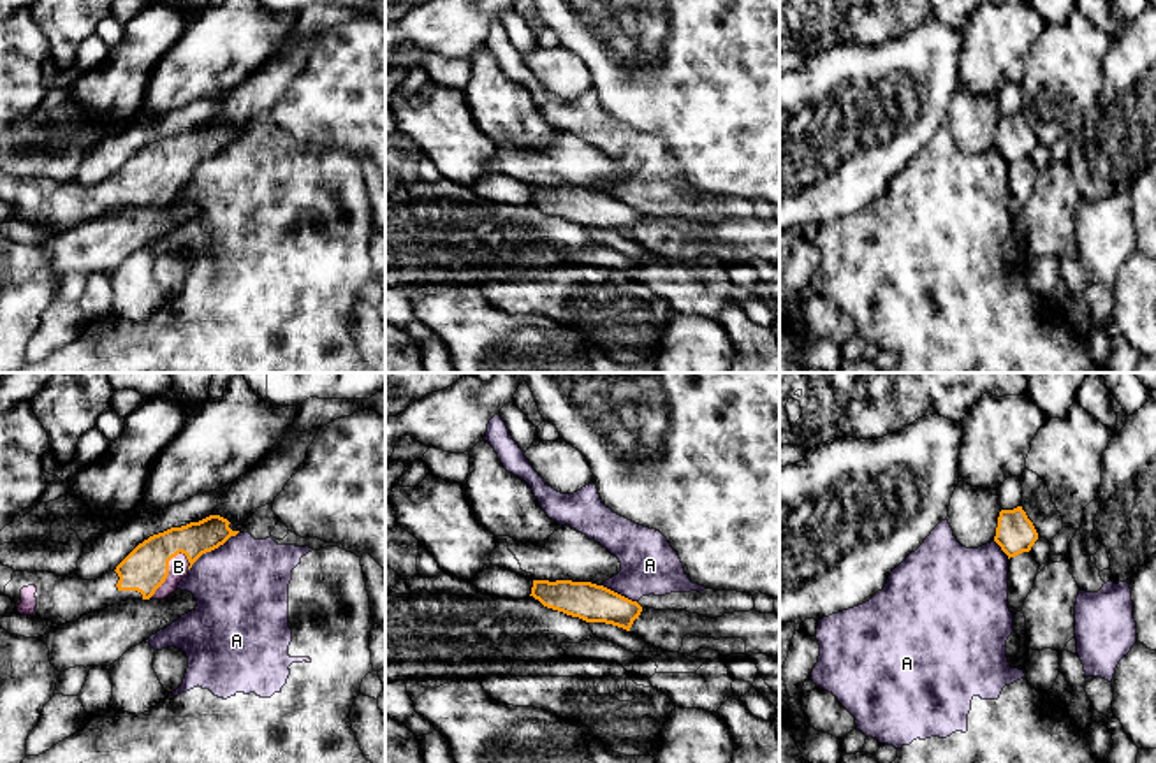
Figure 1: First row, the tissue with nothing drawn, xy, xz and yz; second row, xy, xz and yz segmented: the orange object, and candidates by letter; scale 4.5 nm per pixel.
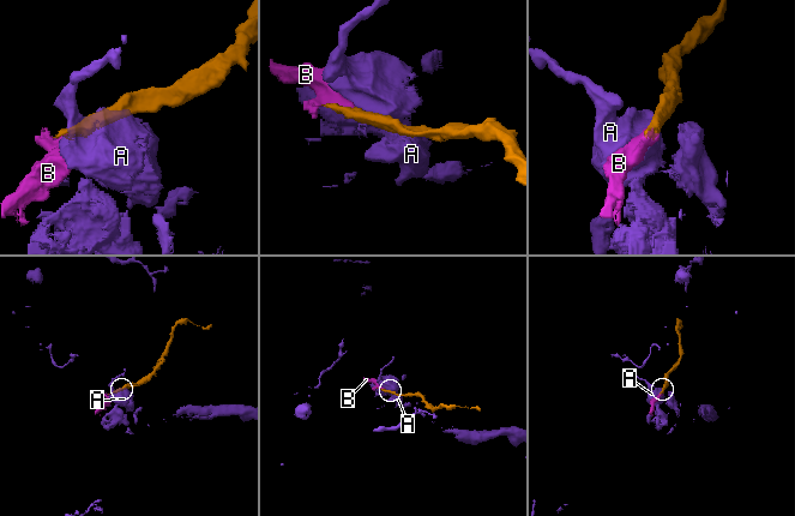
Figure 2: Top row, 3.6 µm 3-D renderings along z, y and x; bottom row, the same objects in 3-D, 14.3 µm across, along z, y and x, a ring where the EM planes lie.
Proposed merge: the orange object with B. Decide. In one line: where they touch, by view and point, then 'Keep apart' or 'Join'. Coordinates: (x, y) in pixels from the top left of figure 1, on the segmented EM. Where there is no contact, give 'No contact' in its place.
Touches orange at xy (168, 572). Join

